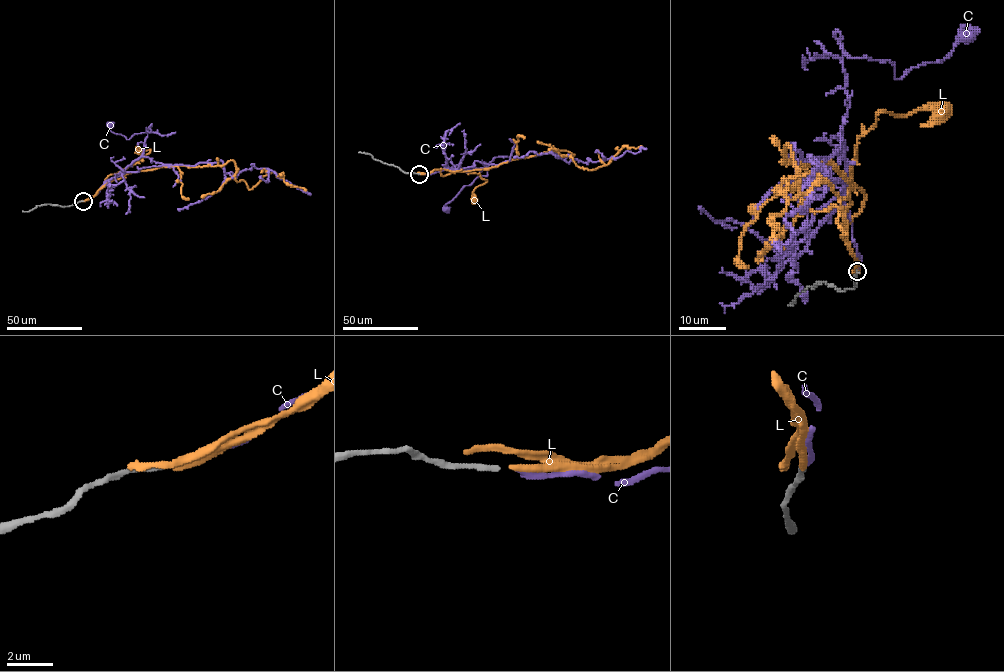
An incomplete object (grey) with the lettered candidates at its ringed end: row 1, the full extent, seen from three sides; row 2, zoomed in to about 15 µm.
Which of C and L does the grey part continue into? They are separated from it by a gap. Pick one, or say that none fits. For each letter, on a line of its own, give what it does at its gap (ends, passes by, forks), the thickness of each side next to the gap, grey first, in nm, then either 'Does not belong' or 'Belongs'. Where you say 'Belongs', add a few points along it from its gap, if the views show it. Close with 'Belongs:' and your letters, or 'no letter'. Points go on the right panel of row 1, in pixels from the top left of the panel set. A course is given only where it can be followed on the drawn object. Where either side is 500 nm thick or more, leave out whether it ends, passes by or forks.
C: It ends there. Thickness 200 nm (grey) against 200 nm. Belongs. Its course: (857, 270), (843, 207), (849, 97), (833, 36), (851, 57), (889, 60), (901, 78), (940, 62), (967, 34)
L: It ends there. Thickness 200 nm (grey) against 240 nm. Does not belong
Belongs: C

